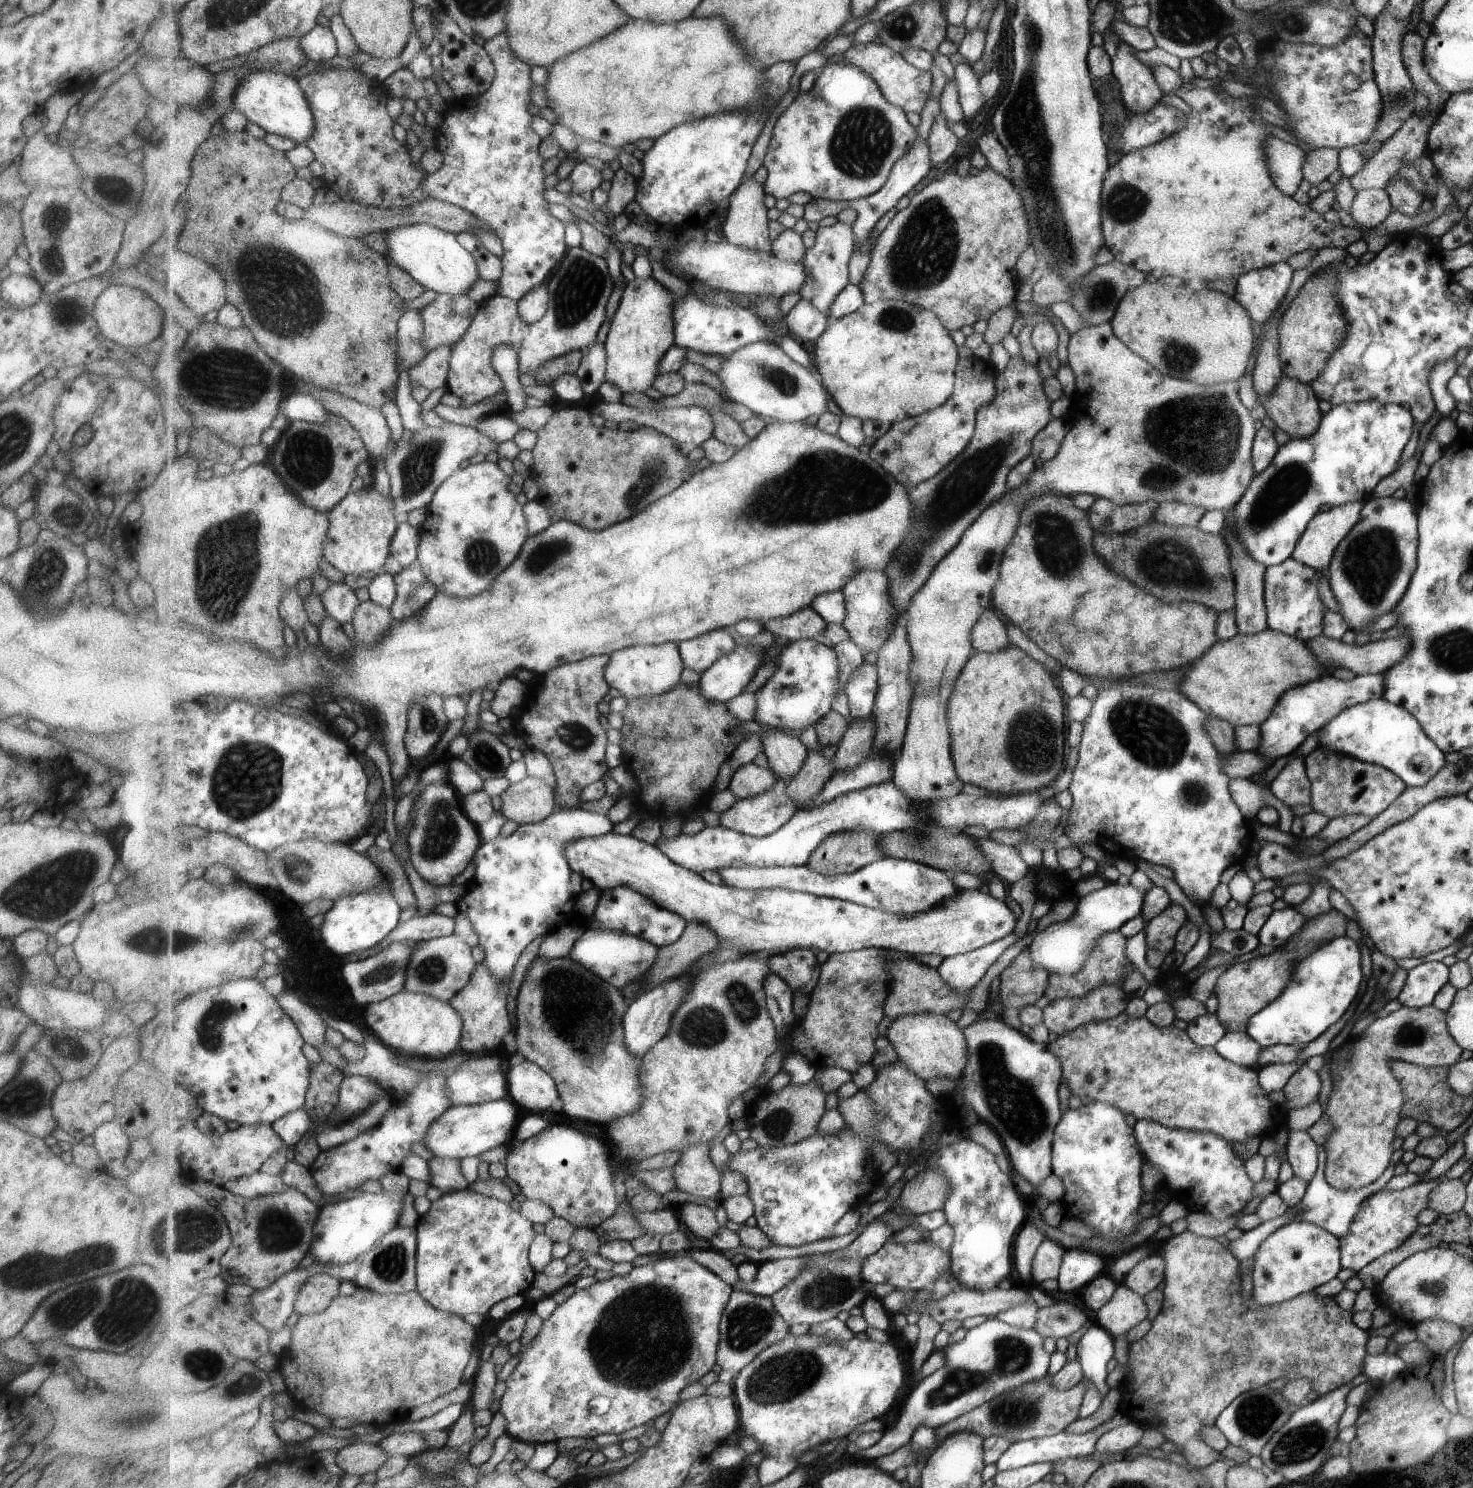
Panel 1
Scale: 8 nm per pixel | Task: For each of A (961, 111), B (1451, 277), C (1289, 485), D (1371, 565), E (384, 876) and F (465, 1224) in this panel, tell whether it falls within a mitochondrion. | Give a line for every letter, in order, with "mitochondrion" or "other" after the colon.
A: other
B: other
C: mitochondrion
D: mitochondrion
E: other
F: other

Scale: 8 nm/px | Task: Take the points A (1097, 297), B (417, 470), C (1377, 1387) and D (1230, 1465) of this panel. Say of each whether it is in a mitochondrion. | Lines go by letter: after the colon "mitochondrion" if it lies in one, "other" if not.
A: mitochondrion
B: mitochondrion
C: other
D: other

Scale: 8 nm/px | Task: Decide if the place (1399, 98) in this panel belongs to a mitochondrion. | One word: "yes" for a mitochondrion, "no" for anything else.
no

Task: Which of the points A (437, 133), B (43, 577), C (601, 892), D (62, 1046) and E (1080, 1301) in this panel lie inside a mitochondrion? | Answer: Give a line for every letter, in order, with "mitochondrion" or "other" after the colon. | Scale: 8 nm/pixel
A: other
B: mitochondrion
C: other
D: mitochondrion
E: other

